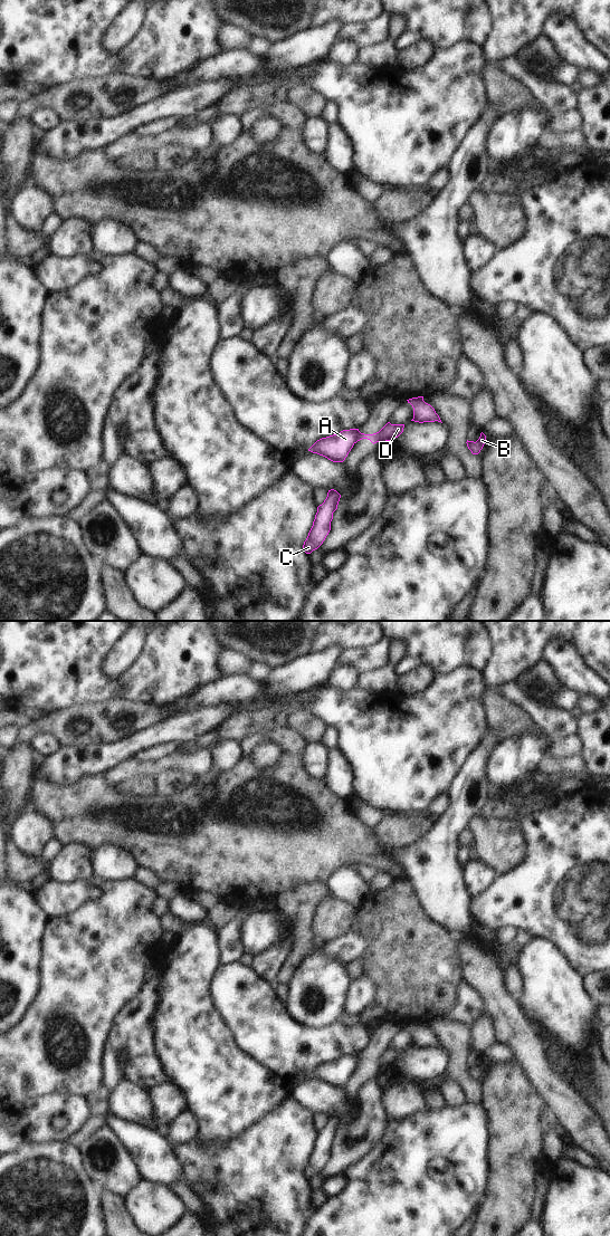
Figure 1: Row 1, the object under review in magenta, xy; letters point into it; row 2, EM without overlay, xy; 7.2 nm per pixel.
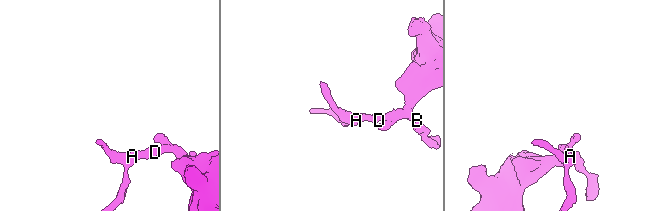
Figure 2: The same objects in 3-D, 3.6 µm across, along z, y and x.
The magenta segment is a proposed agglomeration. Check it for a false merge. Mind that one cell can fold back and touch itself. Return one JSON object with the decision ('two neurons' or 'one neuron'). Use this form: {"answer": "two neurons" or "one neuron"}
{"answer": "one neuron"}

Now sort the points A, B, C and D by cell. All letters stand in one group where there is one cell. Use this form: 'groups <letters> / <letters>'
groups A B C D

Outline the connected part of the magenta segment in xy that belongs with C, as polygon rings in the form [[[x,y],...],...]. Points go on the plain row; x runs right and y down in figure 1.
[[[331,1114],[327,1118],[327,1122],[322,1130],[317,1132],[317,1138],[313,1147],[313,1151],[308,1158],[303,1173],[306,1179],[311,1179],[317,1175],[331,1156],[331,1147],[333,1144],[333,1138],[337,1134],[341,1120]]]

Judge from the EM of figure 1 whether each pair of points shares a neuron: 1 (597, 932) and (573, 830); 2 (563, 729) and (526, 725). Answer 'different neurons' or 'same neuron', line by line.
1: same neuron
2: different neurons

